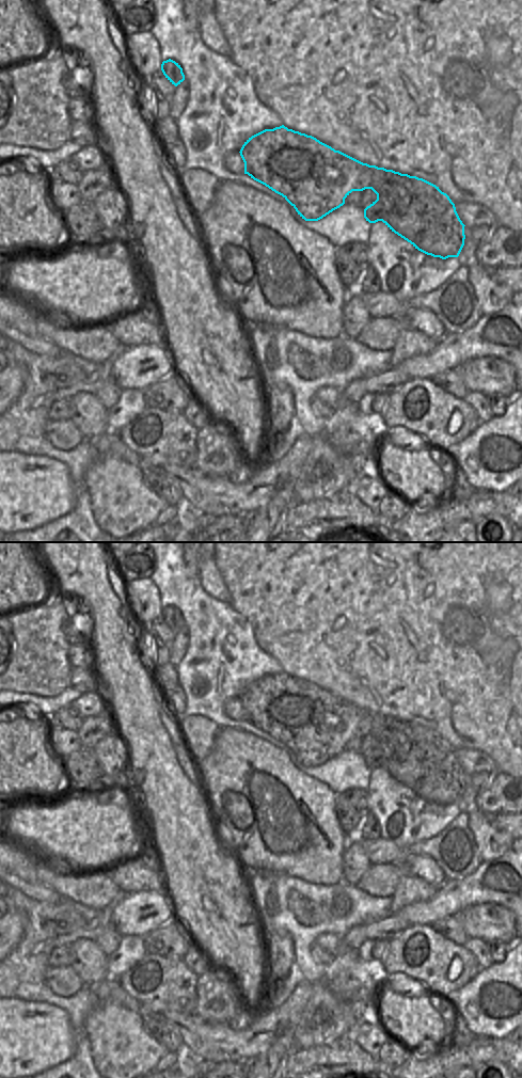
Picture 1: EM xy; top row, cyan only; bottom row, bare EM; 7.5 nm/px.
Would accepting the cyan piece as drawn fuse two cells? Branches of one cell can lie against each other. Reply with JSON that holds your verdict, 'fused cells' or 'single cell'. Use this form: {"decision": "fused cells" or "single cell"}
{"decision": "fused cells"}

